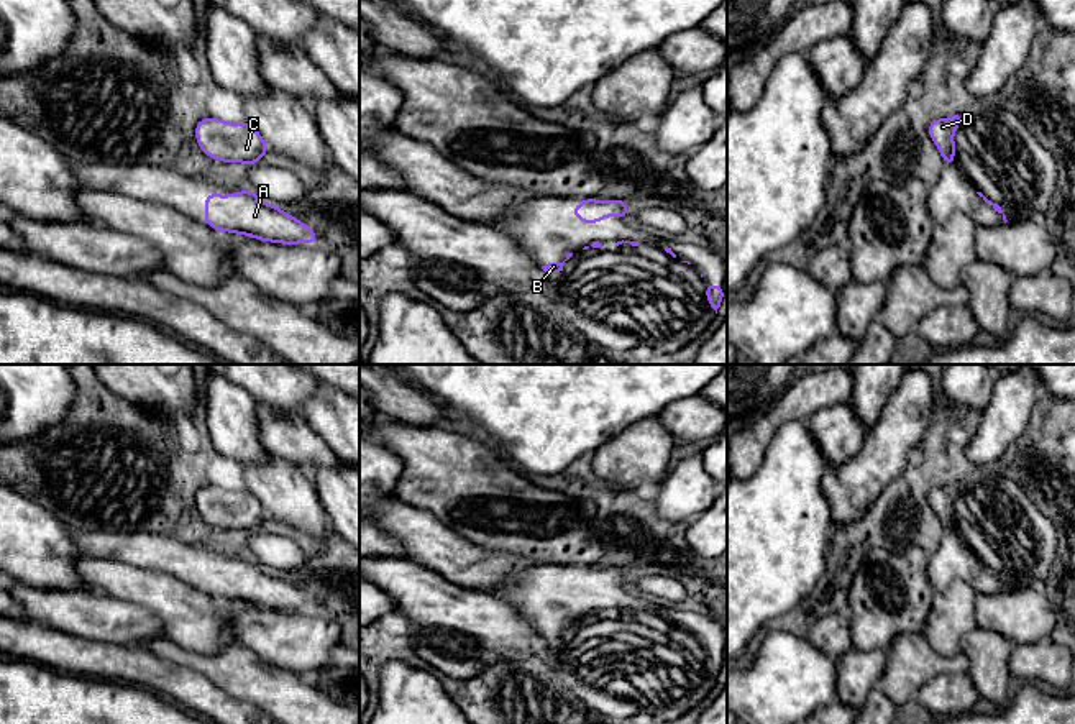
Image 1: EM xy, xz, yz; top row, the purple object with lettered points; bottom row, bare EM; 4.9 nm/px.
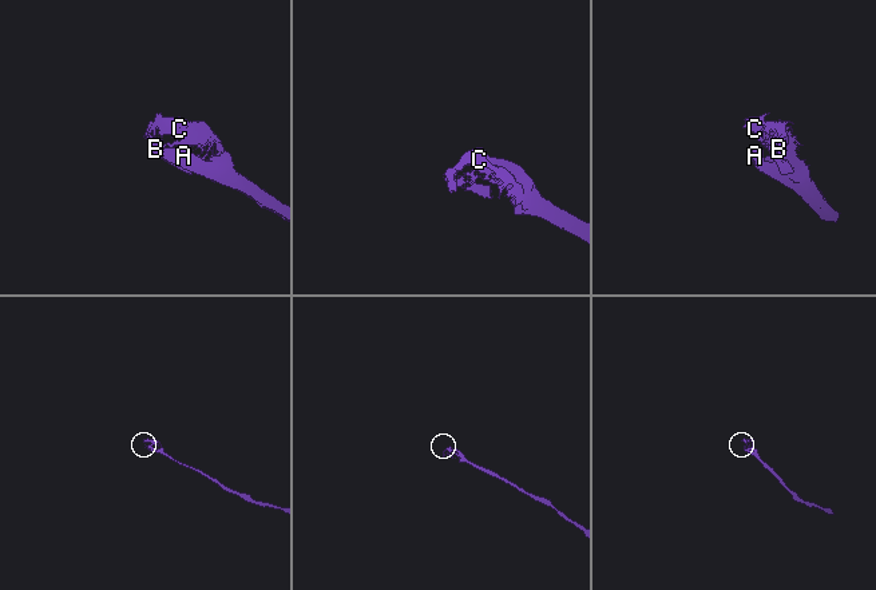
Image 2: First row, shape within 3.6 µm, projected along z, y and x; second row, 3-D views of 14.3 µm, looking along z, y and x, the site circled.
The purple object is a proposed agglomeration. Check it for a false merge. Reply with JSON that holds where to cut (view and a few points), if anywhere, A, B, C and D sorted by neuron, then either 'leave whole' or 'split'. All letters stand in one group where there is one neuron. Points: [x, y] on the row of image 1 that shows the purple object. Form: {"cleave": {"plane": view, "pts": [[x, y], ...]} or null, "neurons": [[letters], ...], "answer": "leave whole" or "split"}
{"cleave": null, "neurons": [["A", "B", "C", "D"]], "answer": "leave whole"}

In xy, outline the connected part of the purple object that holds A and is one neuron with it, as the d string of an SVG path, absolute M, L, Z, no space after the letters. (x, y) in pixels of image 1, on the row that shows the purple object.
M253 190L230 195L208 194L204 204L205 225L218 231L254 236L259 241L317 245L318 235L312 228L279 207L263 202Z

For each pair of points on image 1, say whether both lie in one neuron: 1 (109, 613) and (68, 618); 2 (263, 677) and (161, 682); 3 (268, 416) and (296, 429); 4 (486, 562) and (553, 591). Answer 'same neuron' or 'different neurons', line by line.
1: same neuron
2: different neurons
3: same neuron
4: different neurons

